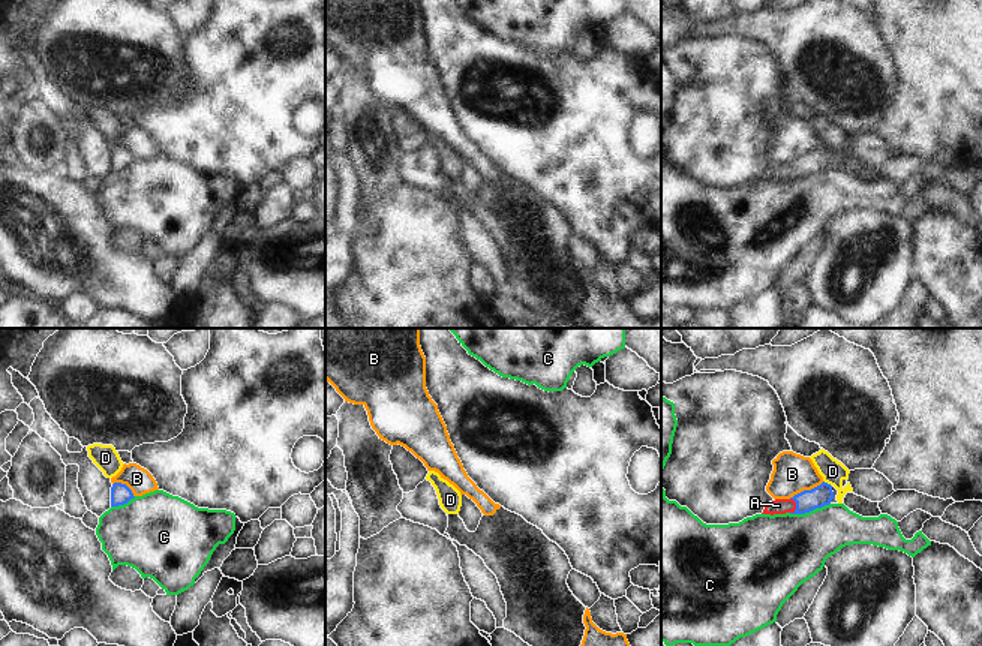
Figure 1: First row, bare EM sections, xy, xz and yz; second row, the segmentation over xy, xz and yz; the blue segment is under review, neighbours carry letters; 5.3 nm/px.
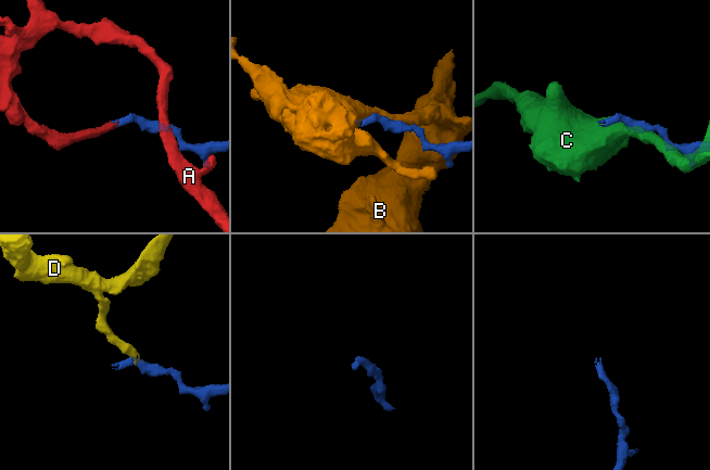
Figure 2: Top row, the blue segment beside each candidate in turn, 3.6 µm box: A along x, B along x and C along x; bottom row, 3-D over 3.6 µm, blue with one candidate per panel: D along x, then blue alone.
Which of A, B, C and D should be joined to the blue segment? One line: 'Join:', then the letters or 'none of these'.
Join: A

